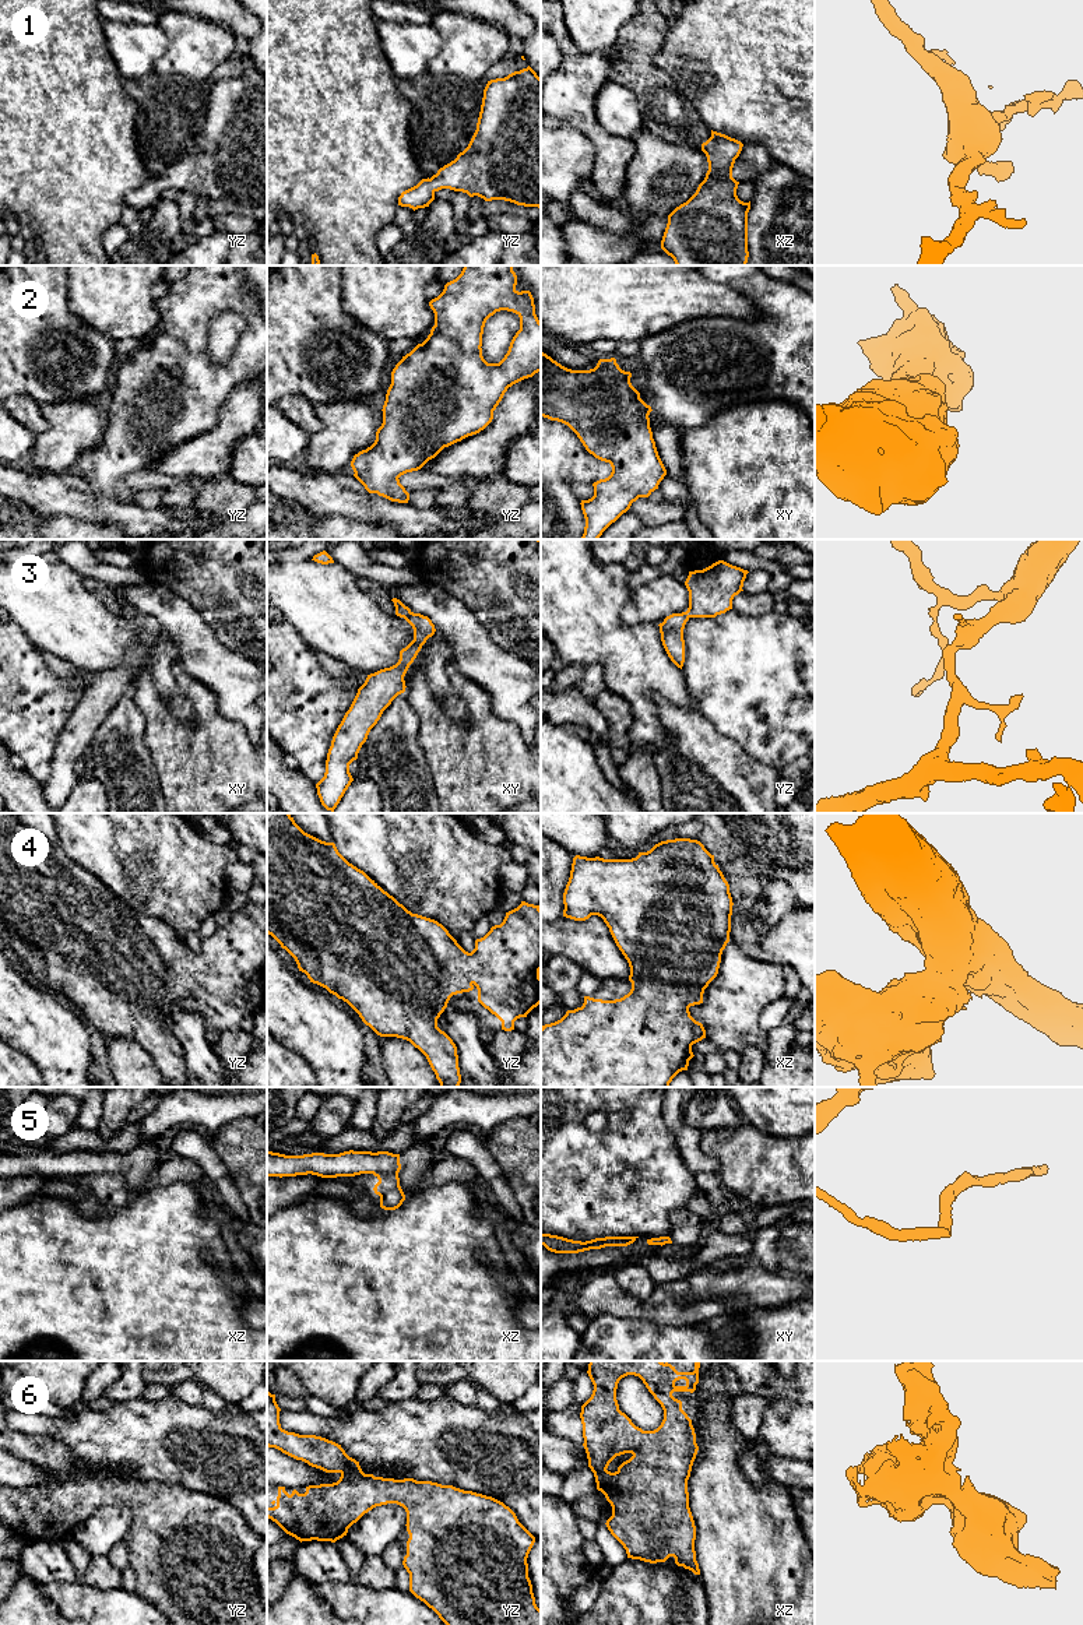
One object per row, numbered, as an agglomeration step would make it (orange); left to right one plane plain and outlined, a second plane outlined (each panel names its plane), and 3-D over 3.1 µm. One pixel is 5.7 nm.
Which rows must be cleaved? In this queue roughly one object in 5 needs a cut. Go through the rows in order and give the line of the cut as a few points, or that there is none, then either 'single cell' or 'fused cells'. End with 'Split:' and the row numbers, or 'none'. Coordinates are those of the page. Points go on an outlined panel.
1: no cut | single cell
2: no cut | single cell
3: no cut | single cell
4: no cut | single cell
5: xz (373, 1174), (397, 1175) | fused cells
6: no cut | single cell
Split: 5

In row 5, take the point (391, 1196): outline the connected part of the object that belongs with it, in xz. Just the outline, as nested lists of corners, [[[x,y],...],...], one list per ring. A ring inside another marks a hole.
[[[375,1174],[379,1182],[373,1190],[380,1196],[380,1207],[384,1210],[395,1210],[405,1200],[405,1195],[400,1186],[400,1178],[395,1174]]]

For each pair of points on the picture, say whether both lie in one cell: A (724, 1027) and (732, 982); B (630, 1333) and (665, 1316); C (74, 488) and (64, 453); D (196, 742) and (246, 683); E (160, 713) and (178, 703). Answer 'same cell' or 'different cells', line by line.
A: same cell
B: different cells
C: different cells
D: different cells
E: different cells

